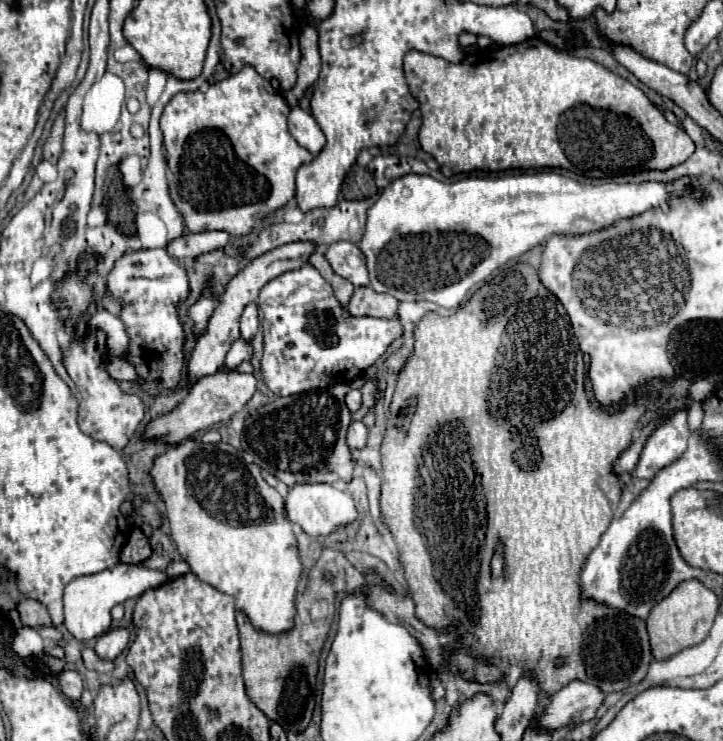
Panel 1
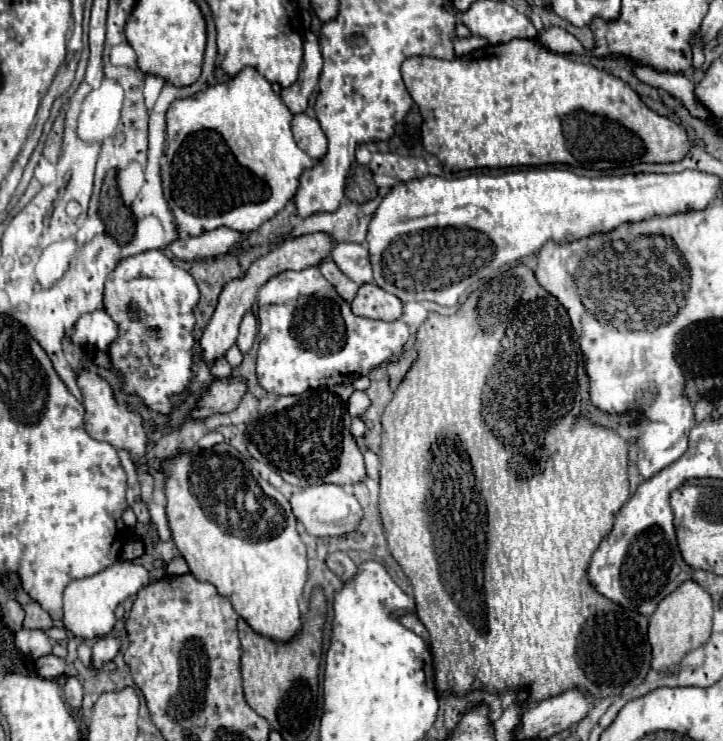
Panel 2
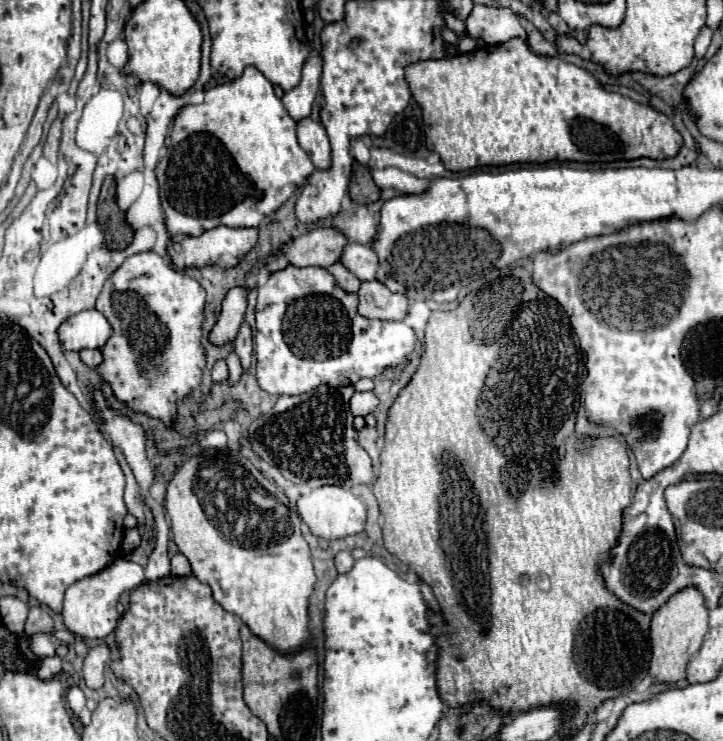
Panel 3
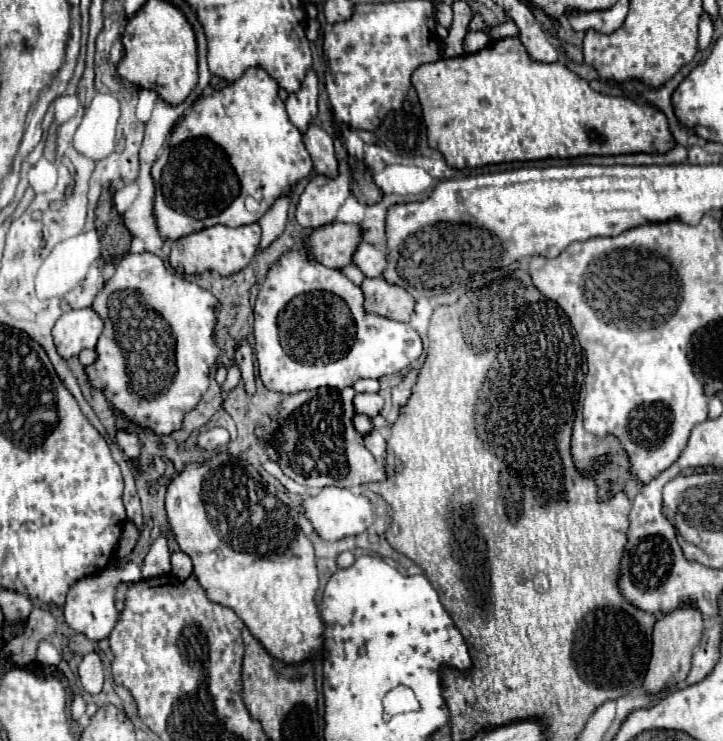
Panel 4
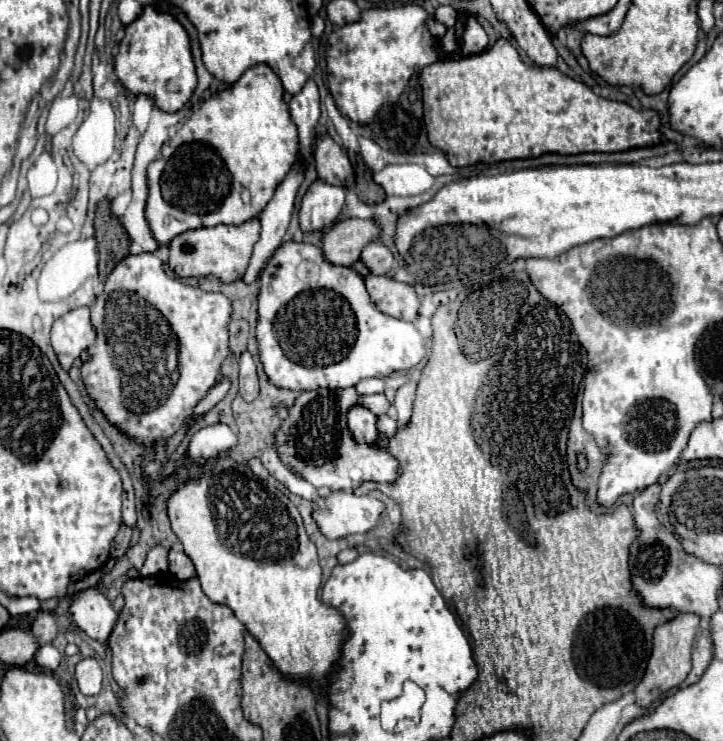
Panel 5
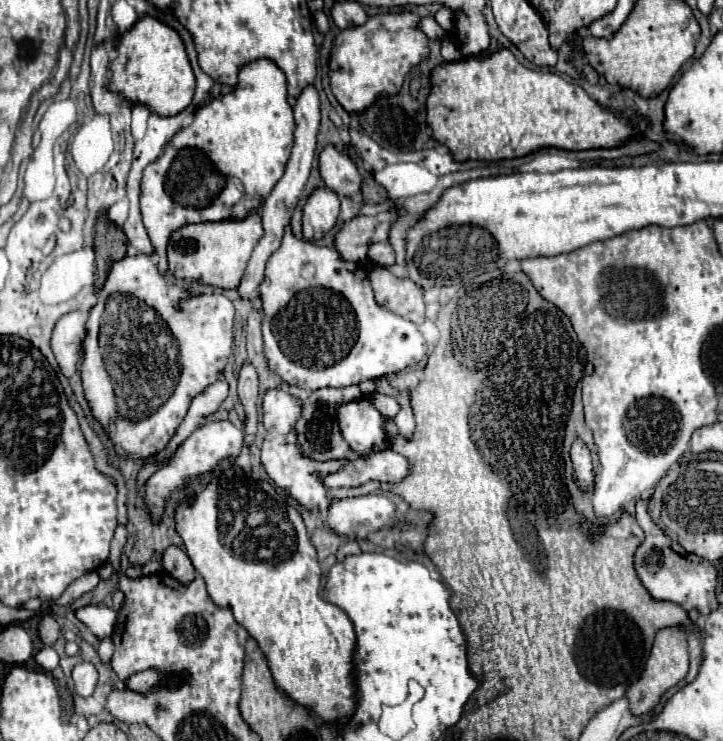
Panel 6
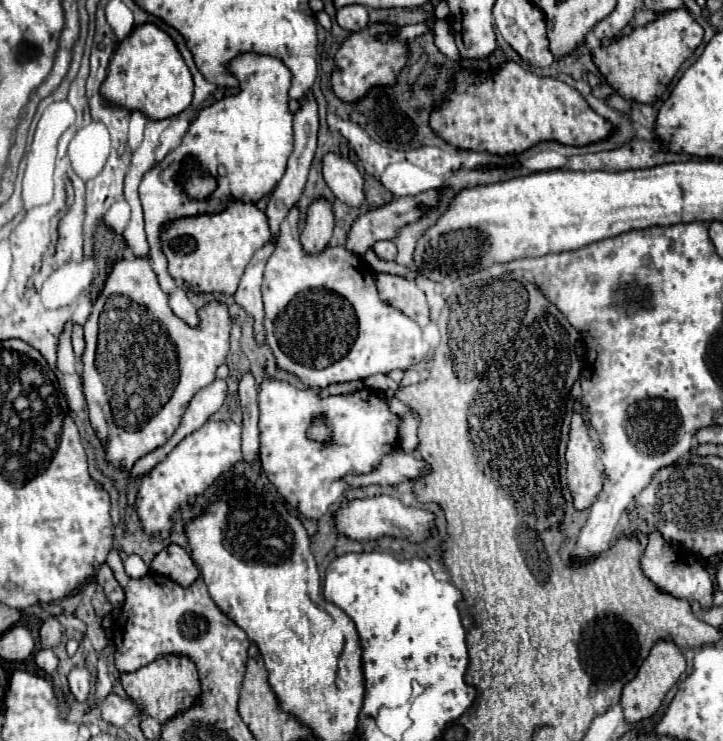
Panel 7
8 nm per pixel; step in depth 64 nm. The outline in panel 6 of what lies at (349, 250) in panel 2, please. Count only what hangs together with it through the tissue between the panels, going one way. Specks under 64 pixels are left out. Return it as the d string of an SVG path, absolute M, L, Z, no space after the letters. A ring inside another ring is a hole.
M378 242L368 248L368 260L376 268L390 268L394 264L394 250L388 242Z

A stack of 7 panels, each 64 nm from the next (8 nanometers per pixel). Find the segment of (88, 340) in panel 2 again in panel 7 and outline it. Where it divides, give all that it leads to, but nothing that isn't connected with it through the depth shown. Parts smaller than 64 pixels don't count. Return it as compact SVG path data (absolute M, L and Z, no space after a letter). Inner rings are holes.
M68 320L64 324L64 330L58 338L58 370L64 372L64 374L72 374L76 370L76 356L74 356L74 350L72 350L72 326L76 322L74 320Z

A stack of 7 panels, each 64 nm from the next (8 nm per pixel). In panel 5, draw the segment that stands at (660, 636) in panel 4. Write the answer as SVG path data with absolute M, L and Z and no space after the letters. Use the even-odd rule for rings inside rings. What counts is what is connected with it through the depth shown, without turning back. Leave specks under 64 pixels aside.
M680 612L672 620L656 626L654 630L654 648L652 656L646 666L646 674L642 682L636 686L636 702L644 708L648 708L660 694L664 694L670 688L676 688L682 684L690 672L690 656L692 656L692 642L696 636L696 630L700 626L700 618L690 612Z

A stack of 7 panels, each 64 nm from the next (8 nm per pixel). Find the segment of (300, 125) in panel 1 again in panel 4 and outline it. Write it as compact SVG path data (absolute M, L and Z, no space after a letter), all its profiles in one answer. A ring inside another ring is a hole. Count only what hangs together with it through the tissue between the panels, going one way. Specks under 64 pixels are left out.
M310 124L304 132L302 132L302 142L306 146L306 150L312 156L314 162L314 170L318 174L326 174L326 176L336 176L338 172L338 164L334 158L334 146L332 146L332 136L322 130L316 124Z

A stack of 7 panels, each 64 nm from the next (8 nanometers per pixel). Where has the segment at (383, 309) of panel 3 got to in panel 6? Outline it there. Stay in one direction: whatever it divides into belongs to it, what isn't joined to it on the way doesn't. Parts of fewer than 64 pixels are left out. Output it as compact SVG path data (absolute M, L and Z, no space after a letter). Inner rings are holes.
M374 268L368 274L368 280L374 290L374 298L382 308L414 324L424 320L422 290L412 280L398 278L386 268Z

